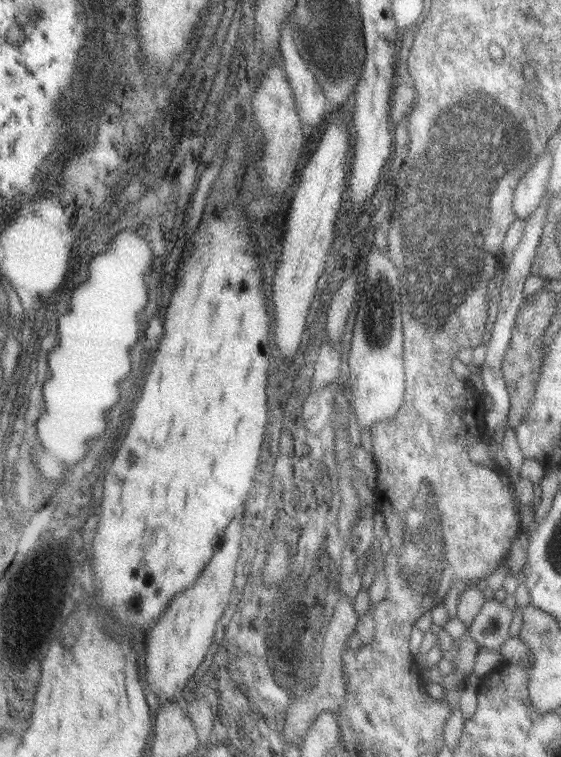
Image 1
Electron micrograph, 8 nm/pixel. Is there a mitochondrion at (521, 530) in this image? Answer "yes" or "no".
no

